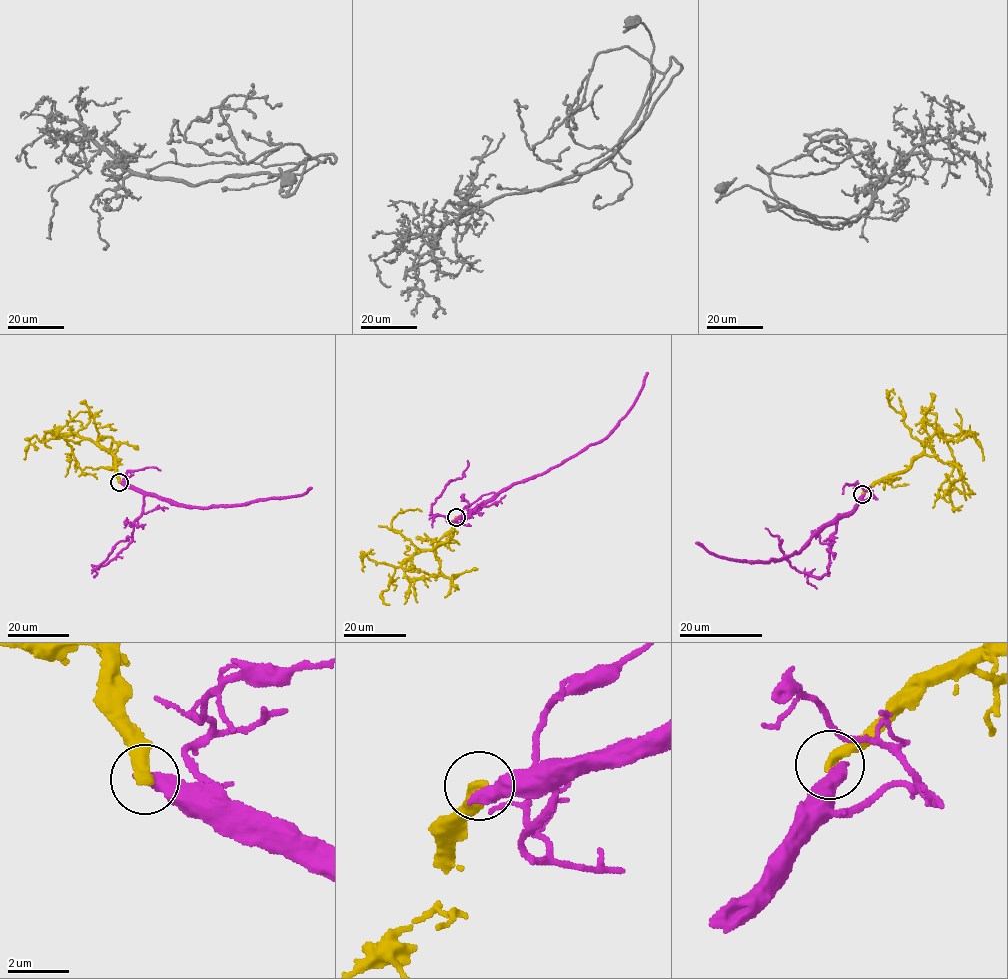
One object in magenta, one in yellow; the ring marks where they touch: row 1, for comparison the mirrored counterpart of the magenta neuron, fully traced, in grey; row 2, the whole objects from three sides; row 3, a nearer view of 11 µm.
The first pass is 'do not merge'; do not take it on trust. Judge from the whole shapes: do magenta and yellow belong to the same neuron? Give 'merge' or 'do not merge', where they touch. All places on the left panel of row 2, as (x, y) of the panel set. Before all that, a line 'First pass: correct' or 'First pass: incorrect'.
First pass: correct
do not merge; at (119, 482)

